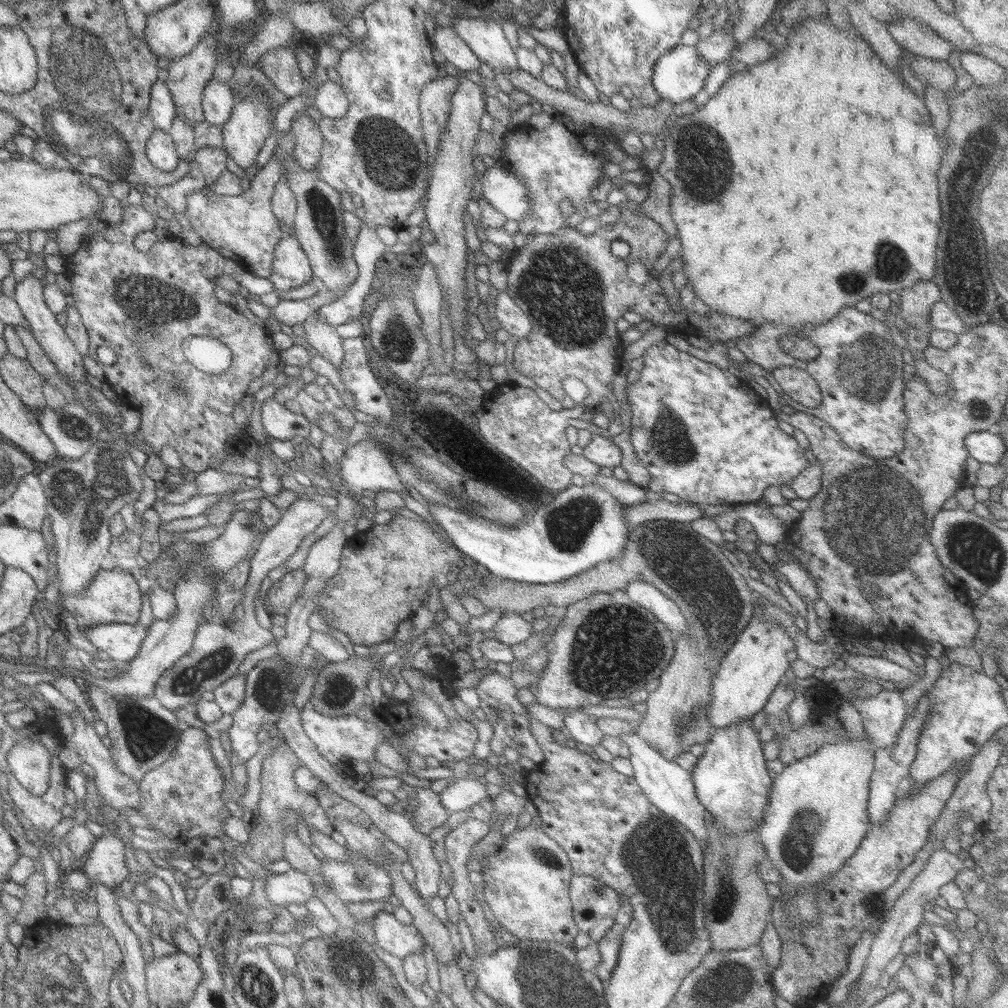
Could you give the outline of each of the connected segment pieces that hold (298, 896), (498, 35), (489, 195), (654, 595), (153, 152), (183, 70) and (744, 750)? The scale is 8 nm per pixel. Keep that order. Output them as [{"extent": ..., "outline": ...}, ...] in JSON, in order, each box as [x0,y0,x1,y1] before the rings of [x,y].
[{"extent":[265,868,317,910],"outline":[[[294,868],[284,874],[272,874],[265,881],[265,892],[269,904],[275,910],[287,909],[290,905],[306,905],[311,897],[317,897],[310,878]]]},{"extent":[452,16,519,74],"outline":[[[457,16],[452,27],[480,62],[490,66],[496,73],[509,74],[519,70],[514,49],[504,36],[502,20]]]},{"extent":[481,161,530,221],"outline":[[[498,161],[481,179],[483,199],[508,220],[520,221],[530,212],[530,197],[524,183]]]},{"extent":[624,581,688,637],"outline":[[[632,581],[626,585],[624,592],[630,600],[654,614],[658,621],[664,623],[672,637],[688,633],[688,622],[680,606],[662,594],[659,588],[644,581]]]},{"extent":[146,128,181,173],"outline":[[[156,128],[152,131],[146,143],[146,154],[148,160],[164,173],[180,167],[181,158],[176,153],[175,142],[166,131]]]},{"extent":[165,31,218,128],"outline":[[[208,31],[208,33],[204,35],[204,38],[196,43],[192,51],[184,54],[184,56],[172,58],[167,68],[168,80],[165,84],[173,94],[172,98],[174,99],[174,103],[176,103],[176,114],[178,114],[180,119],[184,119],[184,121],[190,123],[192,128],[205,126],[202,97],[204,88],[206,88],[209,80],[213,78],[214,68],[217,66],[217,48],[218,41],[216,41],[216,37],[212,35],[211,31]]]},{"extent":[691,719,773,836],"outline":[[[751,719],[713,730],[709,742],[704,746],[706,747],[704,754],[698,759],[698,764],[694,766],[691,774],[698,801],[704,806],[708,817],[712,817],[712,822],[717,825],[717,828],[724,830],[728,836],[739,836],[752,828],[758,828],[760,825],[757,822],[762,822],[773,780],[767,772],[763,743],[758,737],[758,731],[752,728]]]}]

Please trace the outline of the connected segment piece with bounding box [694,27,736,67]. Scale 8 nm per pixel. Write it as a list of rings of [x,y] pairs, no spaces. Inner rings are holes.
[[[723,27],[720,30],[713,30],[708,37],[700,39],[694,47],[700,58],[704,58],[708,66],[712,67],[730,58],[730,51],[736,47],[736,41],[733,34],[727,33]]]

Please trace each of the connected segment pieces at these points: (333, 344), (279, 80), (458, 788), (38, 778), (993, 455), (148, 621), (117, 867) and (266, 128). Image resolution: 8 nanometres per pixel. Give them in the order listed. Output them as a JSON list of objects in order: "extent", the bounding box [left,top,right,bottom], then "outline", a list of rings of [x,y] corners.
[{"extent":[304,311,343,368],"outline":[[[314,311],[304,323],[304,329],[305,343],[316,350],[316,355],[328,360],[332,366],[340,368],[343,362],[343,347],[342,338],[338,334],[339,328],[325,324]]]},{"extent":[256,45,306,99],"outline":[[[291,45],[280,46],[266,52],[256,62],[256,66],[289,99],[301,94],[306,80],[302,78],[302,72]]]},{"extent":[439,777,490,814],"outline":[[[476,777],[456,780],[439,793],[440,805],[450,814],[474,807],[474,804],[490,799],[486,786],[477,782]]]},{"extent":[9,738,51,796],"outline":[[[22,738],[10,748],[9,769],[19,784],[32,795],[42,796],[49,788],[51,755],[39,741]]]},{"extent":[964,429,1007,464],"outline":[[[994,429],[971,432],[964,441],[968,454],[981,464],[999,464],[1007,446]]]},{"extent":[82,589,155,663],"outline":[[[150,589],[142,597],[142,613],[134,624],[100,624],[88,627],[82,632],[96,646],[106,652],[110,663],[129,662],[136,653],[155,618],[151,613]]]},{"extent":[82,834,129,890],"outline":[[[102,834],[82,860],[83,873],[94,883],[112,890],[129,876],[125,861],[126,848],[115,835]]]},{"extent":[221,93,274,170],"outline":[[[252,93],[250,97],[237,101],[234,109],[232,109],[232,113],[230,113],[230,117],[228,117],[228,121],[221,126],[224,150],[244,170],[255,165],[258,153],[264,146],[266,138],[270,137],[274,132],[268,104],[270,104],[270,101],[266,101],[264,95]]]}]

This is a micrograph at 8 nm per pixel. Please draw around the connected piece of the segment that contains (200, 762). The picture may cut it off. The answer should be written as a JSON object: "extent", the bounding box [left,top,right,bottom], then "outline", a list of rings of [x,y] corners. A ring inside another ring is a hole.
{"extent":[136,727,227,841],"outline":[[[188,727],[180,734],[178,747],[168,759],[156,769],[150,770],[137,784],[140,799],[136,813],[149,823],[150,830],[172,841],[203,837],[221,839],[225,836],[223,823],[227,809],[220,794],[225,787],[220,771],[210,750],[208,734],[202,728]]]}

